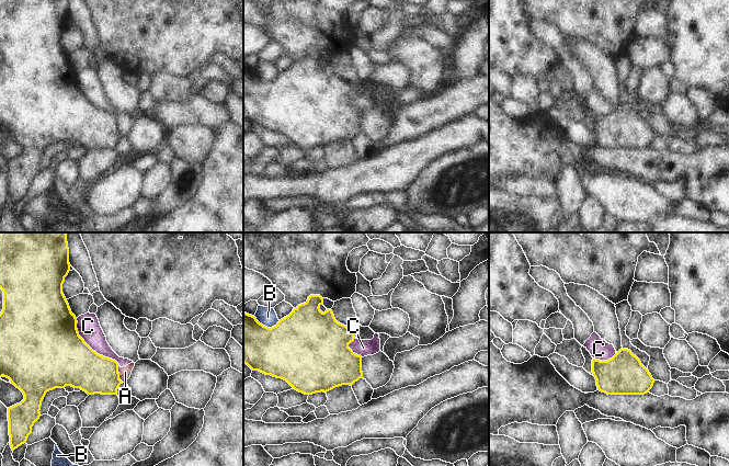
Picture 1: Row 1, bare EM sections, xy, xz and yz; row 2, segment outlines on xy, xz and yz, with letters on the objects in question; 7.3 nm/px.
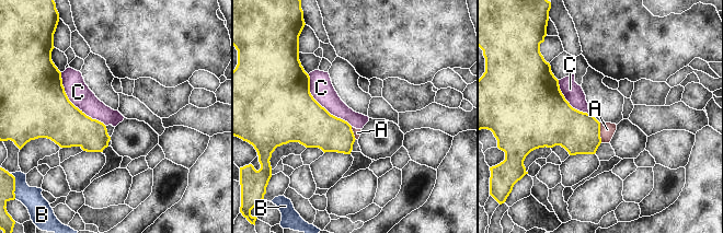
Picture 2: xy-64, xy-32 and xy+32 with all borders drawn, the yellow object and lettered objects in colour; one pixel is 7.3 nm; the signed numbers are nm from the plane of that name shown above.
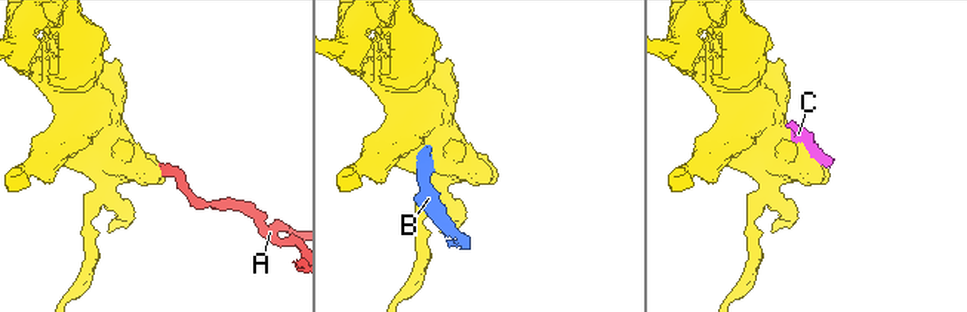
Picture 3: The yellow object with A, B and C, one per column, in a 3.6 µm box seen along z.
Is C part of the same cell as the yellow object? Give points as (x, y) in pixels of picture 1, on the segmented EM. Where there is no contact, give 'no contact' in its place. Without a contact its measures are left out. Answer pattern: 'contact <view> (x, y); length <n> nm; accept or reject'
contact xy (89, 347); length 460 nm; reject

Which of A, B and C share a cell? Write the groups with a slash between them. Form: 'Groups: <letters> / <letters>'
Groups: A C / B

